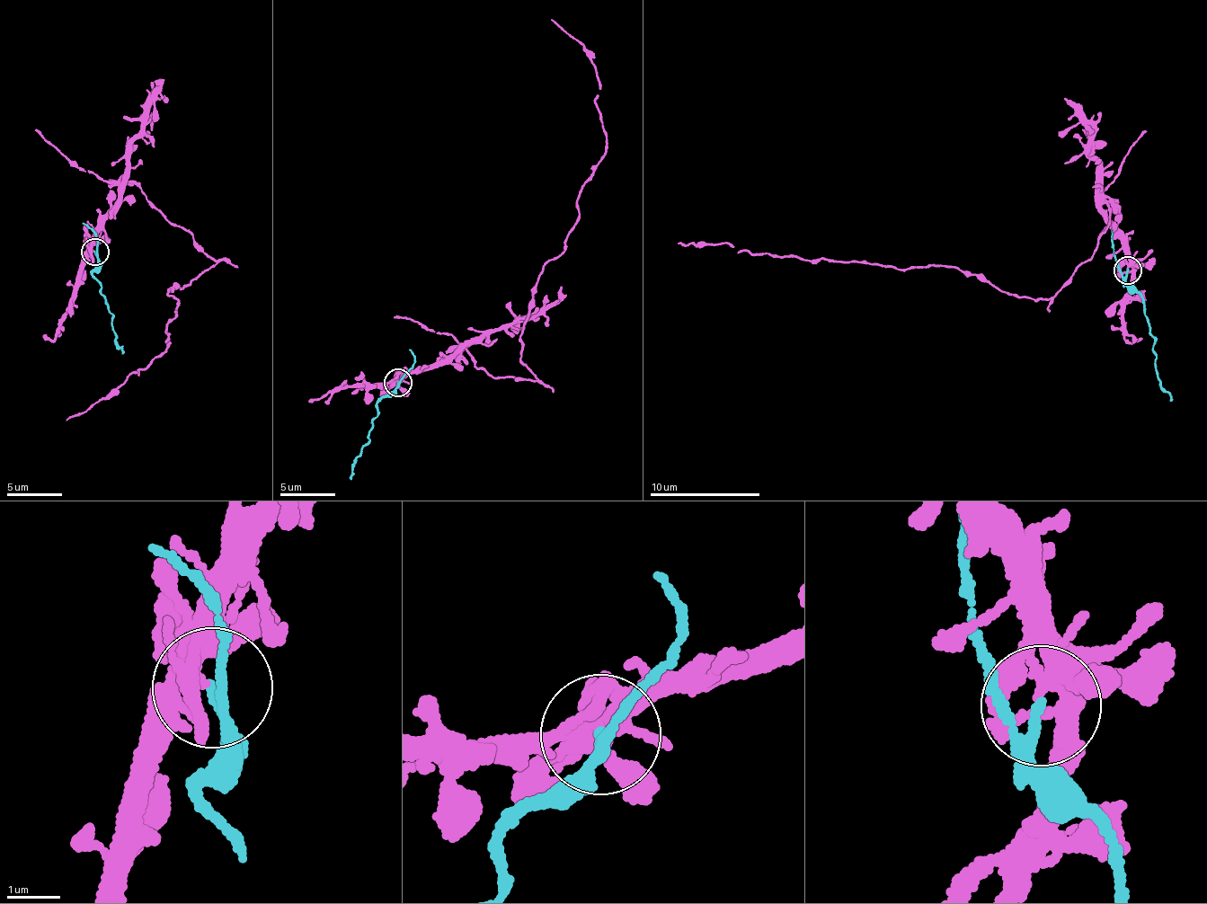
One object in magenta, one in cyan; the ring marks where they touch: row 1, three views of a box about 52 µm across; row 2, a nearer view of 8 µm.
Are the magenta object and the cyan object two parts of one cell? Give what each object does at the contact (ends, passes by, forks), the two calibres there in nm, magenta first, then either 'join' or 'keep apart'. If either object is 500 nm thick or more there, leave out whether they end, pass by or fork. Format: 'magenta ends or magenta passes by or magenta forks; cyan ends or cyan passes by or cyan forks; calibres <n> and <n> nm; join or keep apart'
magenta forks; cyan passes by; calibres 280 and 150 nm; keep apart

